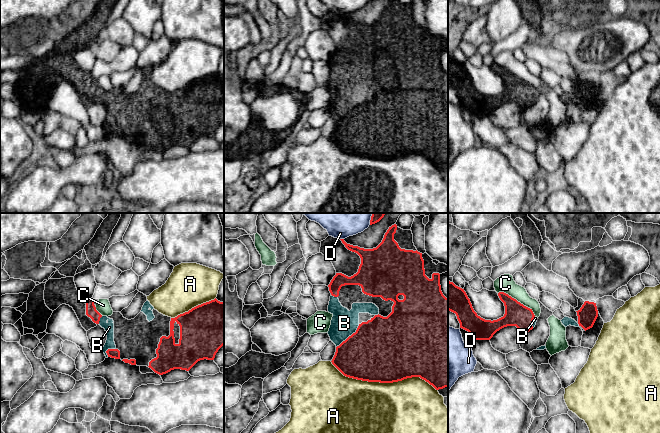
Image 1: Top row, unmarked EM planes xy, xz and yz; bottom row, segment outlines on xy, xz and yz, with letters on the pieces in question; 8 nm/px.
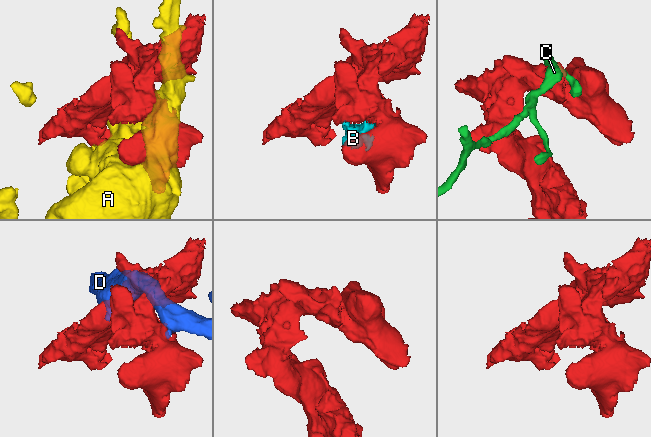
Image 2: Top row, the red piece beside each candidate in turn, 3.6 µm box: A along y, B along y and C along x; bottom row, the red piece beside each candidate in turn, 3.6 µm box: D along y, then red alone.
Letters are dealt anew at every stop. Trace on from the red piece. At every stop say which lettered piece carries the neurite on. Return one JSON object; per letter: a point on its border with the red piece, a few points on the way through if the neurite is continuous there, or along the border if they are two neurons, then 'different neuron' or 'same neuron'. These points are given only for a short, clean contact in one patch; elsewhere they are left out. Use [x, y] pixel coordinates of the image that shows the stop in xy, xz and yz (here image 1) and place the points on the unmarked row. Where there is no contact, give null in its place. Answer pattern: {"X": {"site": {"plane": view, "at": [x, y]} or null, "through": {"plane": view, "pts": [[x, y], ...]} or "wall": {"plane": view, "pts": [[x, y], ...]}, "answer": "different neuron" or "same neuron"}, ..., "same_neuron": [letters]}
{"A": {"site": {"plane": "xz", "at": [384, 158]}, "answer": "different neuron"}, "B": {"site": {"plane": "xz", "at": [349, 112]}, "answer": "same neuron"}, "C": {"site": {"plane": "yz", "at": [517, 77]}, "answer": "different neuron"}, "D": {"site": {"plane": "xz", "at": [342, 15]}, "answer": "different neuron"}, "same_neuron": ["B"]}

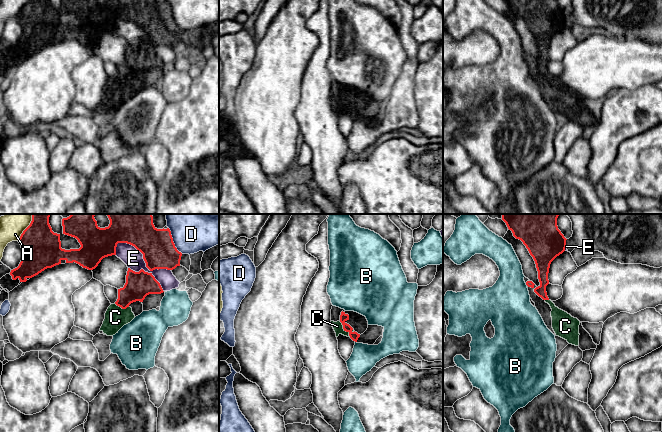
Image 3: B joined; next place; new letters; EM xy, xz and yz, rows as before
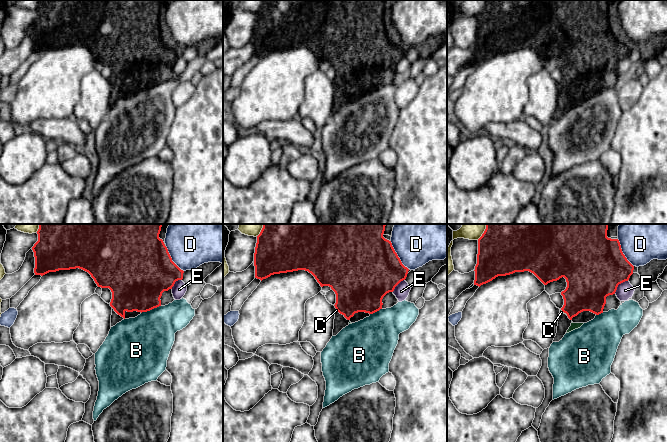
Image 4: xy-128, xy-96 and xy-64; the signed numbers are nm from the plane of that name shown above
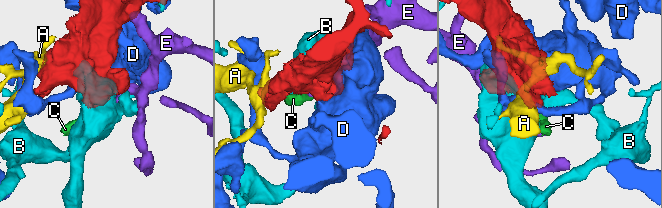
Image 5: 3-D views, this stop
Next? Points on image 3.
{"A": {"site": {"plane": "xy", "at": [23, 8]}, "answer": "different neuron"}, "B": {"site": {"plane": "yz", "at": [526, 60]}, "answer": "different neuron"}, "C": {"site": {"plane": "xz", "at": [344, 105]}, "through": {"plane": "xz", "pts": [[354, 112], [344, 105], [337, 102]]}, "answer": "same neuron"}, "D": {"site": {"plane": "xy", "at": [172, 17]}, "answer": "different neuron"}, "E": {"site": {"plane": "xy", "at": [144, 36]}, "answer": "different neuron"}, "same_neuron": ["C"]}

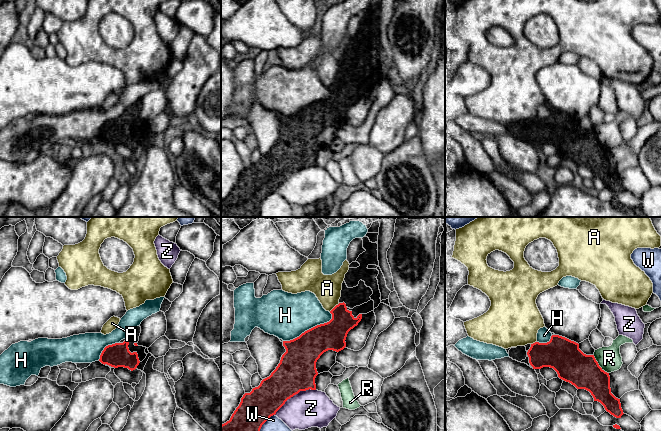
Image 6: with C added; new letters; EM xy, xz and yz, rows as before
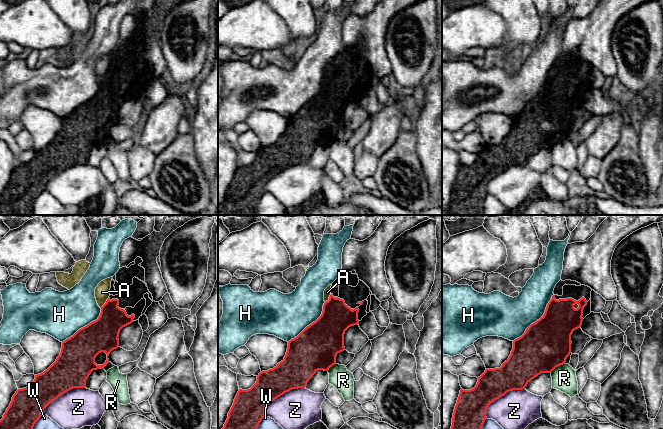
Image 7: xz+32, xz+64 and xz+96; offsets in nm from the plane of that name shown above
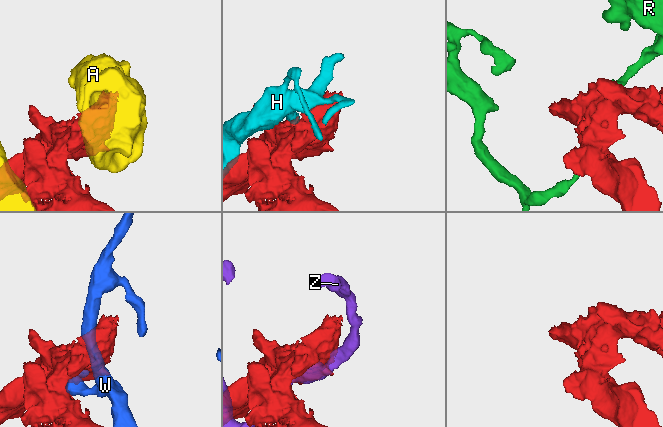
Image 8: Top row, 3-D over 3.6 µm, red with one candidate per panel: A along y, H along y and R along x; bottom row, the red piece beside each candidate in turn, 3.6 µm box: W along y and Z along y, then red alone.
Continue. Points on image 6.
{"A": {"site": {"plane": "xz", "at": [335, 82]}, "wall": {"plane": "xz", "pts": [[339, 79], [329, 87]]}, "answer": "different neuron"}, "H": {"site": {"plane": "xz", "at": [309, 105]}, "answer": "different neuron"}, "R": {"site": {"plane": "yz", "at": [598, 141]}, "answer": "different neuron"}, "W": {"site": {"plane": "xz", "at": [261, 202]}, "answer": "different neuron"}, "Z": {"site": {"plane": "xz", "at": [294, 170]}, "answer": "different neuron"}, "same_neuron": []}

